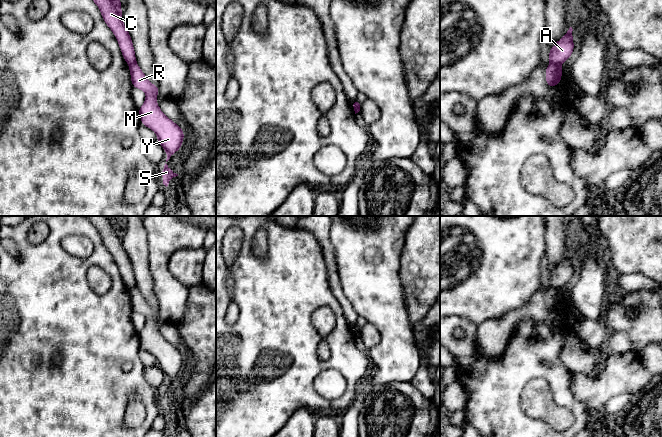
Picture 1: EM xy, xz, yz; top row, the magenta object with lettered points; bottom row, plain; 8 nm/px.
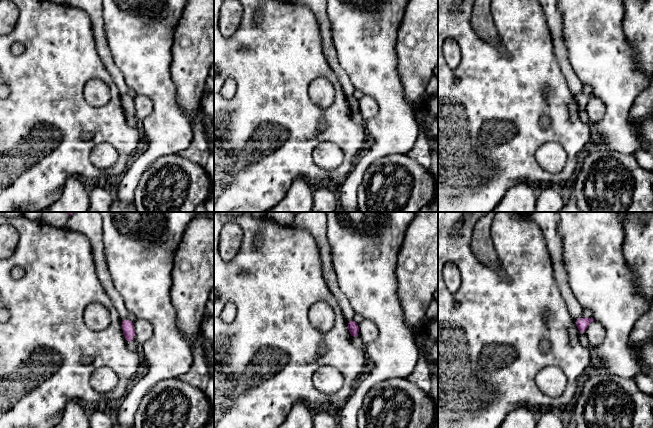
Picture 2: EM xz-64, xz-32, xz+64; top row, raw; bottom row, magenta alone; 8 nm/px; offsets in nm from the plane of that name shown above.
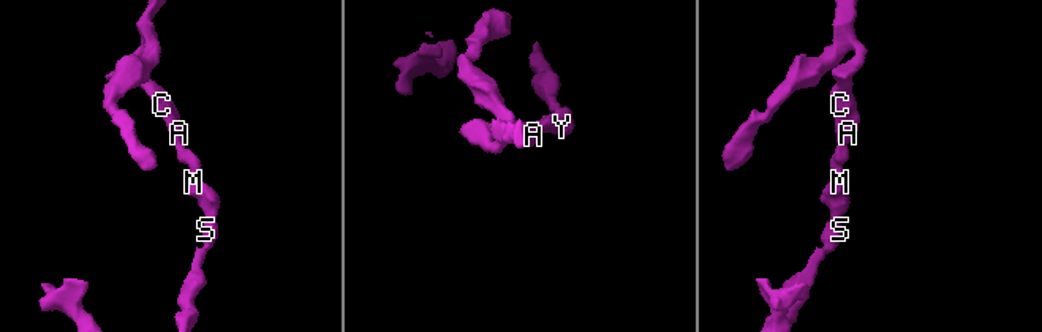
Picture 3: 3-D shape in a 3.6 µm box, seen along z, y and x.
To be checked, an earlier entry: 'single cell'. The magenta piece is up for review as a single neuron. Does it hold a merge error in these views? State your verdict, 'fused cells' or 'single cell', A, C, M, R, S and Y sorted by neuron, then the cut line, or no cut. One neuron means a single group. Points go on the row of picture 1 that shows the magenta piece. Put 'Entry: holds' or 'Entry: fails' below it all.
fused cells; A C / M R S Y; cut in yz along (550, 62), (559, 65)
Entry: fails

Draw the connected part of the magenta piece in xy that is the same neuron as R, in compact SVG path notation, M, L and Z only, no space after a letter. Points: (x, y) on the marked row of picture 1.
M137 63L129 65L132 86L146 93L145 102L138 109L142 125L150 128L157 135L157 142L166 152L166 162L180 150L184 141L184 131L169 119L156 101L159 86L152 84Z

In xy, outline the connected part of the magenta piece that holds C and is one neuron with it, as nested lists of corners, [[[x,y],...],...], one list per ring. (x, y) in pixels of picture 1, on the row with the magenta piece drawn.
[[[93,0],[106,25],[117,39],[123,58],[128,65],[137,62],[131,36],[123,23],[121,0]]]

